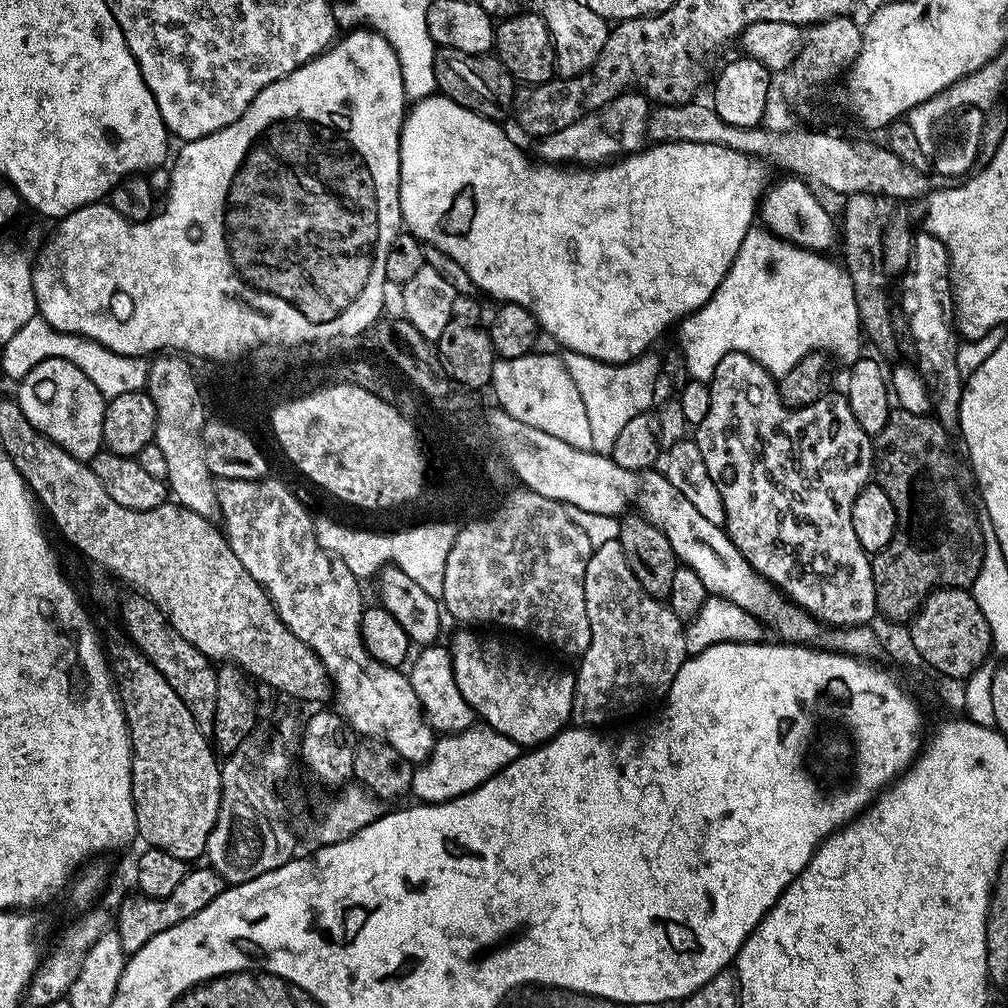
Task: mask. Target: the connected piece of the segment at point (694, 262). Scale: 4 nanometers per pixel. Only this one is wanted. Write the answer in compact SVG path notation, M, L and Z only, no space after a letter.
M433 94L424 100L415 101L415 103L407 109L404 124L400 128L400 215L402 217L403 227L411 232L412 235L418 237L425 245L442 250L442 254L450 254L450 258L454 258L454 262L458 262L458 266L462 266L462 270L466 270L466 274L470 274L474 286L481 293L483 291L489 292L489 294L496 299L496 302L507 302L510 304L517 304L518 306L526 306L526 310L530 310L534 314L534 318L540 324L541 329L551 334L552 337L556 339L556 343L561 349L569 352L577 352L578 354L586 354L586 358L594 358L595 360L601 360L607 364L626 364L629 360L641 359L641 357L645 355L643 352L646 351L671 324L672 327L679 325L684 317L692 315L693 312L697 312L697 310L712 297L714 290L718 290L722 278L726 278L726 274L730 270L730 266L734 262L734 258L742 246L742 238L746 238L746 234L754 226L754 221L758 216L760 201L766 191L766 183L764 184L765 165L754 156L747 156L741 152L735 152L726 146L695 144L694 142L666 142L665 144L652 144L651 146L641 147L638 152L630 152L626 156L621 156L609 163L599 166L568 167L547 162L528 164L527 158L524 157L523 150L500 128L503 127L501 127L497 121L487 120L485 116L480 116L474 110L470 110L466 106L454 102L449 96Z

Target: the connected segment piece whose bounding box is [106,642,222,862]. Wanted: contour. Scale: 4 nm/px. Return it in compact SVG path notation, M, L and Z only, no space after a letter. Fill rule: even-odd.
M130 642L108 644L106 655L116 685L116 696L128 723L128 737L132 743L132 801L136 815L136 830L139 839L149 848L166 850L174 858L189 862L203 857L210 830L218 818L220 804L221 761L210 743L209 737L200 731L190 710L186 710L182 698L174 694L170 682L158 674L158 670Z

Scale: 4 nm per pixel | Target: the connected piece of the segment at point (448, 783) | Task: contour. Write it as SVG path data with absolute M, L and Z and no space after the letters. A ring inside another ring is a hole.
M473 724L466 731L447 733L433 743L431 754L413 771L411 795L421 803L440 804L453 800L496 776L521 752L521 745L485 724Z

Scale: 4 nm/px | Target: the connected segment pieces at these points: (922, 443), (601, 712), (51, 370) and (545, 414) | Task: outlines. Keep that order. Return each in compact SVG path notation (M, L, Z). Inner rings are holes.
M900 406L895 410L889 411L886 426L882 426L882 430L874 437L874 476L886 490L886 494L890 494L890 502L894 502L894 510L896 511L896 529L890 538L890 542L881 552L877 552L871 557L876 611L881 617L885 616L888 620L904 620L903 622L911 621L917 610L922 606L924 599L936 588L971 589L983 560L983 534L980 532L980 527L977 524L977 513L974 511L974 508L968 505L968 500L964 497L964 492L960 489L959 482L955 480L956 468L952 465L952 444L948 441L948 436L950 436L949 429L945 428L936 419L935 415L928 414L928 416L923 416L922 413L911 412L910 409L911 407L908 406Z
M619 539L592 549L592 556L586 566L584 589L586 618L590 618L590 646L578 660L580 672L575 673L576 689L572 699L571 723L584 730L596 730L601 727L599 724L612 724L659 696L660 699L667 697L670 686L689 653L684 637L685 625L663 599L648 596L646 590L638 586L626 562L626 554L622 554Z
M46 358L19 381L17 388L20 389L14 393L14 399L22 414L26 414L30 426L34 426L42 435L79 460L91 461L101 451L106 398L98 386L94 386L94 382L90 382L90 378L86 378L86 374L74 366L74 362L66 362L62 358Z
M531 352L522 358L498 358L490 388L491 391L494 390L497 405L511 417L533 426L534 429L543 430L554 438L561 438L575 449L591 451L593 443L586 406L557 353Z

